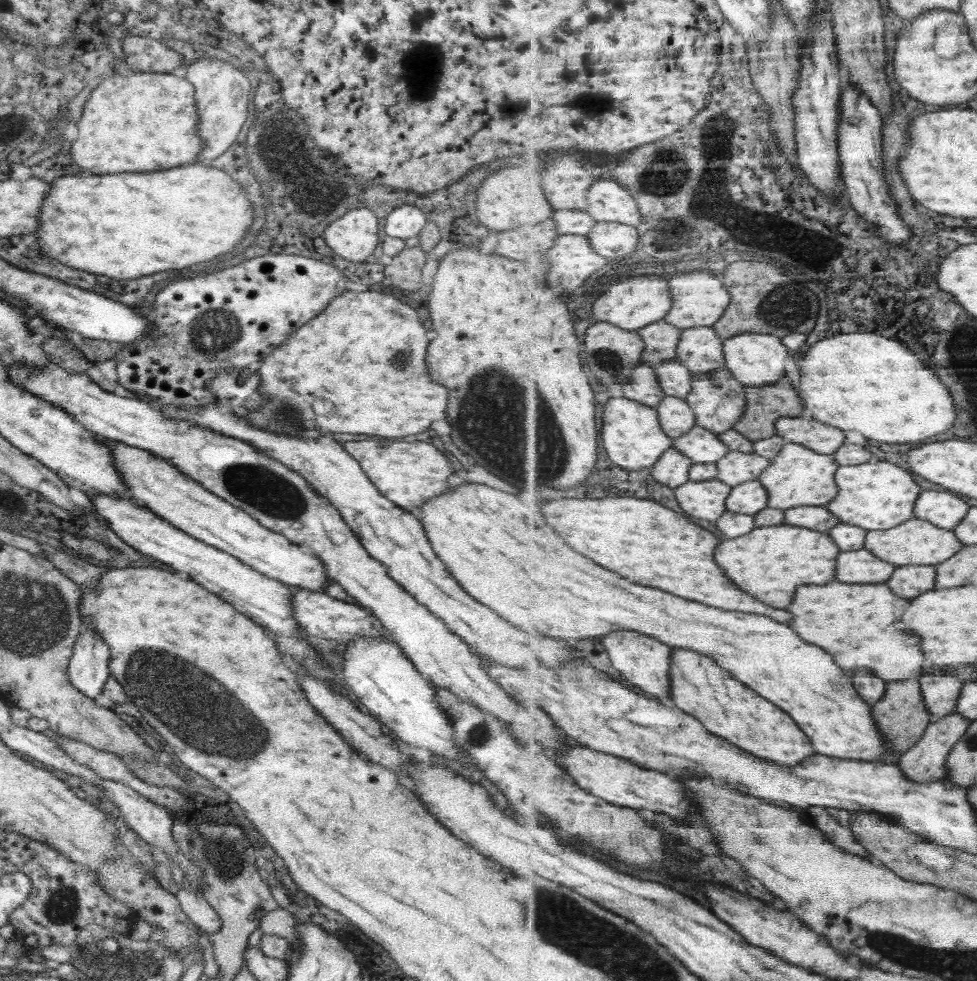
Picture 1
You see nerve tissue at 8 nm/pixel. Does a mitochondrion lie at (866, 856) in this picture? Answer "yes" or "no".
no

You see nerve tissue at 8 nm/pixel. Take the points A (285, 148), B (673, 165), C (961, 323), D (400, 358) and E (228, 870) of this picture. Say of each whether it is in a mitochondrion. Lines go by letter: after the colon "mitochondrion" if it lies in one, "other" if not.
A: mitochondrion
B: mitochondrion
C: mitochondrion
D: mitochondrion
E: mitochondrion

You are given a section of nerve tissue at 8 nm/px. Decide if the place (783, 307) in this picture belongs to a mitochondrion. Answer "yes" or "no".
yes

